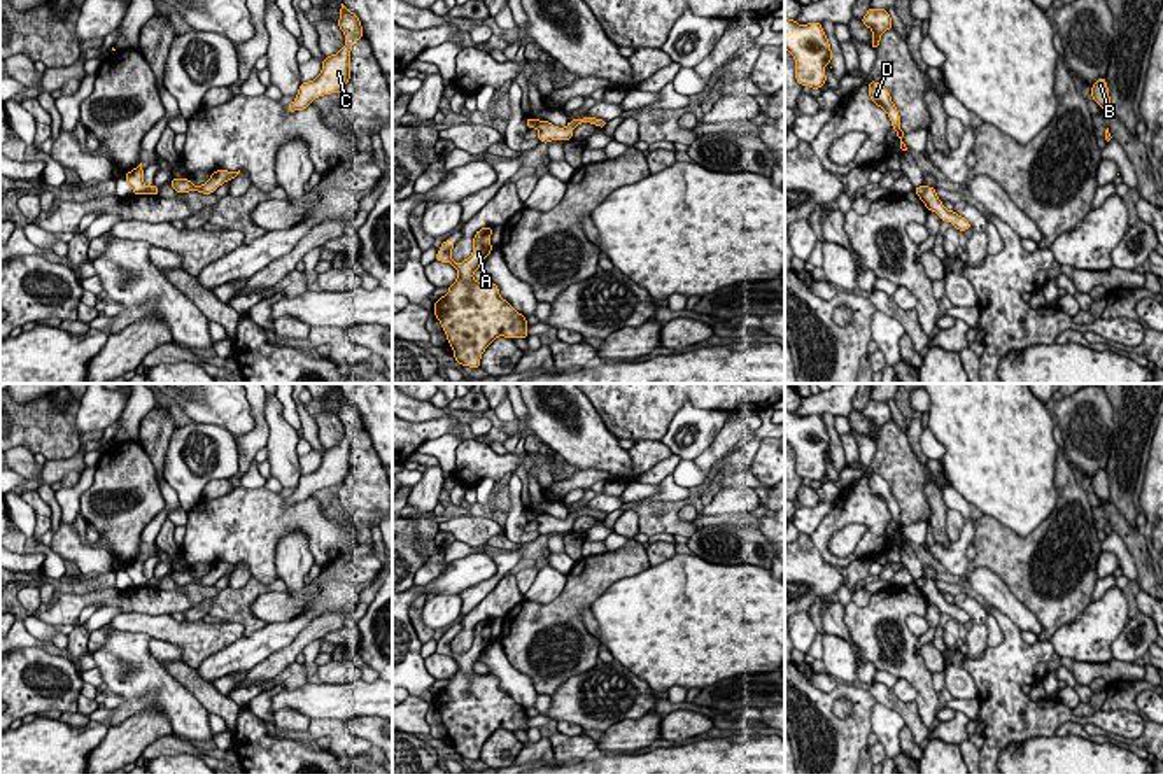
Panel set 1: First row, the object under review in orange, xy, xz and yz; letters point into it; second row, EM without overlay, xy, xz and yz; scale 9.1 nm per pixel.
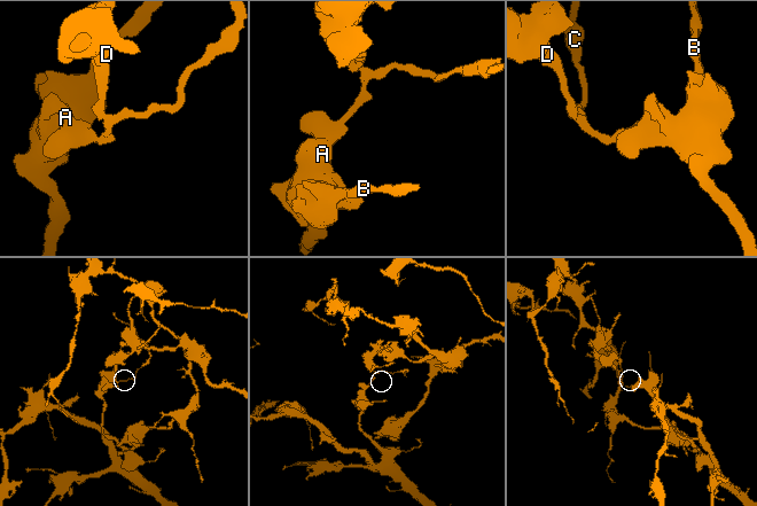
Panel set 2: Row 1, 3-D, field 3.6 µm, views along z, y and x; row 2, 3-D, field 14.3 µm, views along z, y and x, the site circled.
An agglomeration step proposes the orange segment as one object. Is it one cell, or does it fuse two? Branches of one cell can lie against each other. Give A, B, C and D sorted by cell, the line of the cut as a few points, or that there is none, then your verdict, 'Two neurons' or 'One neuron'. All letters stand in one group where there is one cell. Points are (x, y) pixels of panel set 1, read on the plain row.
Groups: A B C / D. Split along xz (542, 513), (535, 519). Two neurons

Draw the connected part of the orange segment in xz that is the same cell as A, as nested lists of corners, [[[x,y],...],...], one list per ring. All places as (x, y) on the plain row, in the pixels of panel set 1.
[[[492,618],[478,622],[473,644],[462,655],[452,651],[454,632],[445,632],[436,646],[436,653],[450,655],[457,662],[457,672],[434,693],[433,706],[447,727],[457,756],[475,762],[480,760],[482,746],[496,730],[529,728],[525,707],[499,688],[499,679],[473,671],[482,653],[492,644],[490,627]]]

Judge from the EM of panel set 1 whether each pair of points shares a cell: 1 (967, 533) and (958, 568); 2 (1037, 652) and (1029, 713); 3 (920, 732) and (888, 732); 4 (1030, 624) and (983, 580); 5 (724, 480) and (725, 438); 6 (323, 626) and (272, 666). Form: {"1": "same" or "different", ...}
{"1": "same", "2": "same", "3": "different", "4": "same", "5": "same", "6": "same"}

